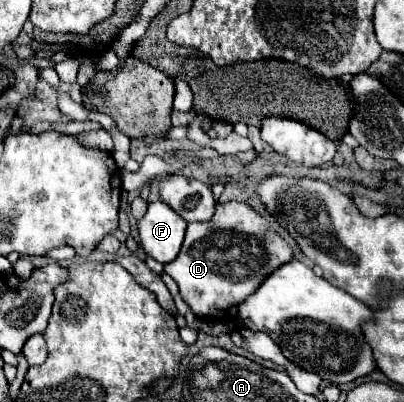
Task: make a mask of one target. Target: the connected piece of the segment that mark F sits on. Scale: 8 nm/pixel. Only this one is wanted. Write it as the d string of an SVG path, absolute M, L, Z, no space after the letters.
M163 201L147 205L147 213L137 221L141 247L159 263L169 263L179 255L187 223Z

